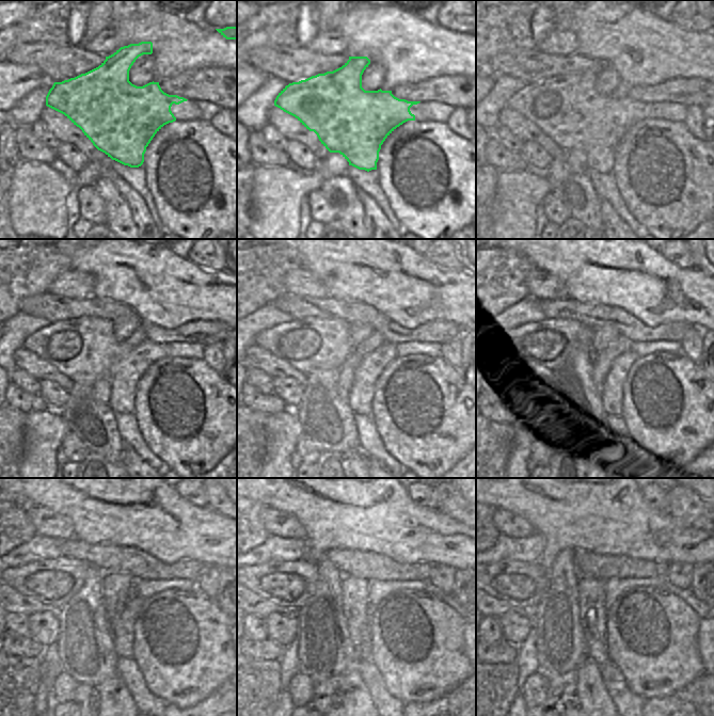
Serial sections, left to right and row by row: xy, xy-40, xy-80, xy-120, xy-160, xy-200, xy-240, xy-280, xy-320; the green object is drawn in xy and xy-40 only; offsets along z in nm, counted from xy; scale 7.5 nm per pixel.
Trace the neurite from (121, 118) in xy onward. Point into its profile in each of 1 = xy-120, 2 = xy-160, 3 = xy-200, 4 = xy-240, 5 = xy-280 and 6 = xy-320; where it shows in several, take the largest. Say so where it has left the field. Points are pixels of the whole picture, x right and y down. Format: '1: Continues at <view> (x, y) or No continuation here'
1: Continues at xy-120 (84, 349)
2: Continues at xy-160 (311, 344)
3: Continues at xy-200 (539, 344)
4: Continues at xy-240 (53, 583)
5: Continues at xy-280 (286, 584)
6: Continues at xy-320 (521, 584)

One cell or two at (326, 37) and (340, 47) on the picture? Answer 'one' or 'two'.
one

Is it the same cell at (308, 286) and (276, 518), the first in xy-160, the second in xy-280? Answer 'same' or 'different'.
same

